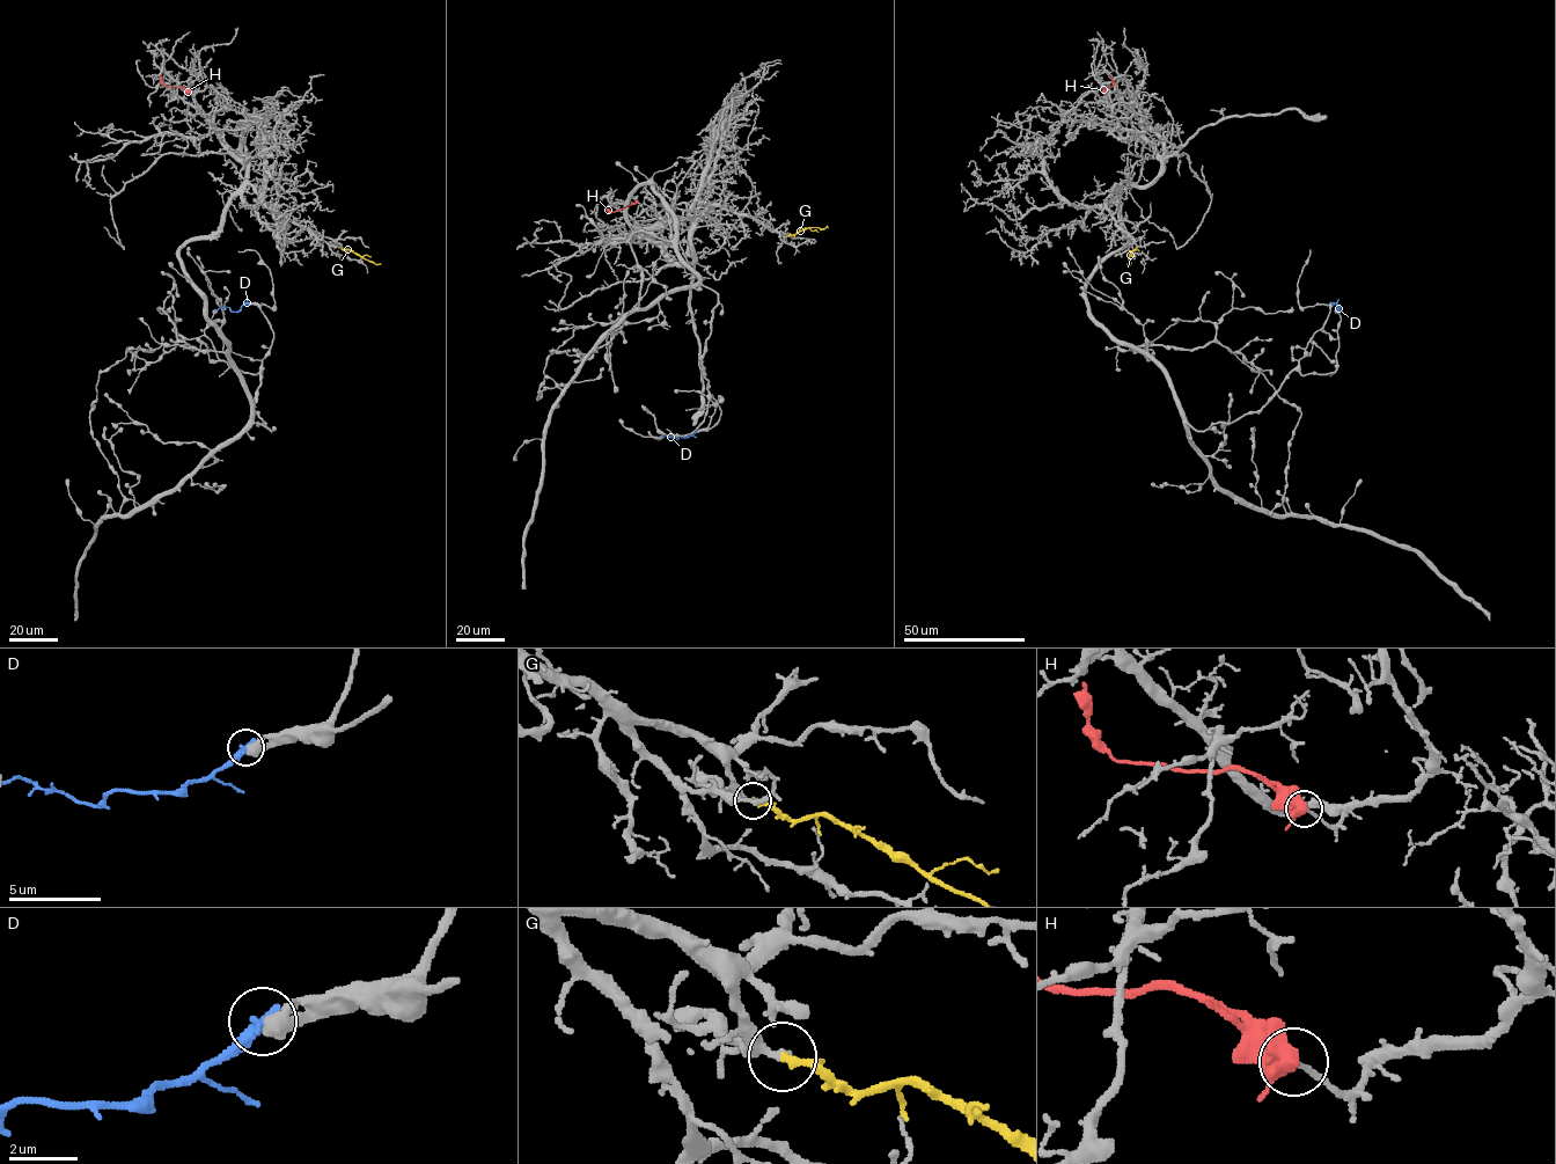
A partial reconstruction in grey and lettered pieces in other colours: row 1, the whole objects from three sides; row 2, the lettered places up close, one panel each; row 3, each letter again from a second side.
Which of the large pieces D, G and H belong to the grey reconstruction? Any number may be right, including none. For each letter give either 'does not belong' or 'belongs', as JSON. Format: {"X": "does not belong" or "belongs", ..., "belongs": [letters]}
{"D": "does not belong", "G": "belongs", "H": "does not belong", "belongs": ["G"]}

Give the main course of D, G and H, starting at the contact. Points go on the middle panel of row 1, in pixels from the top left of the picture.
D: (696, 431), (677, 439), (661, 436)
G: (785, 235), (810, 227), (828, 228)
H: (637, 202), (613, 211), (608, 209)

